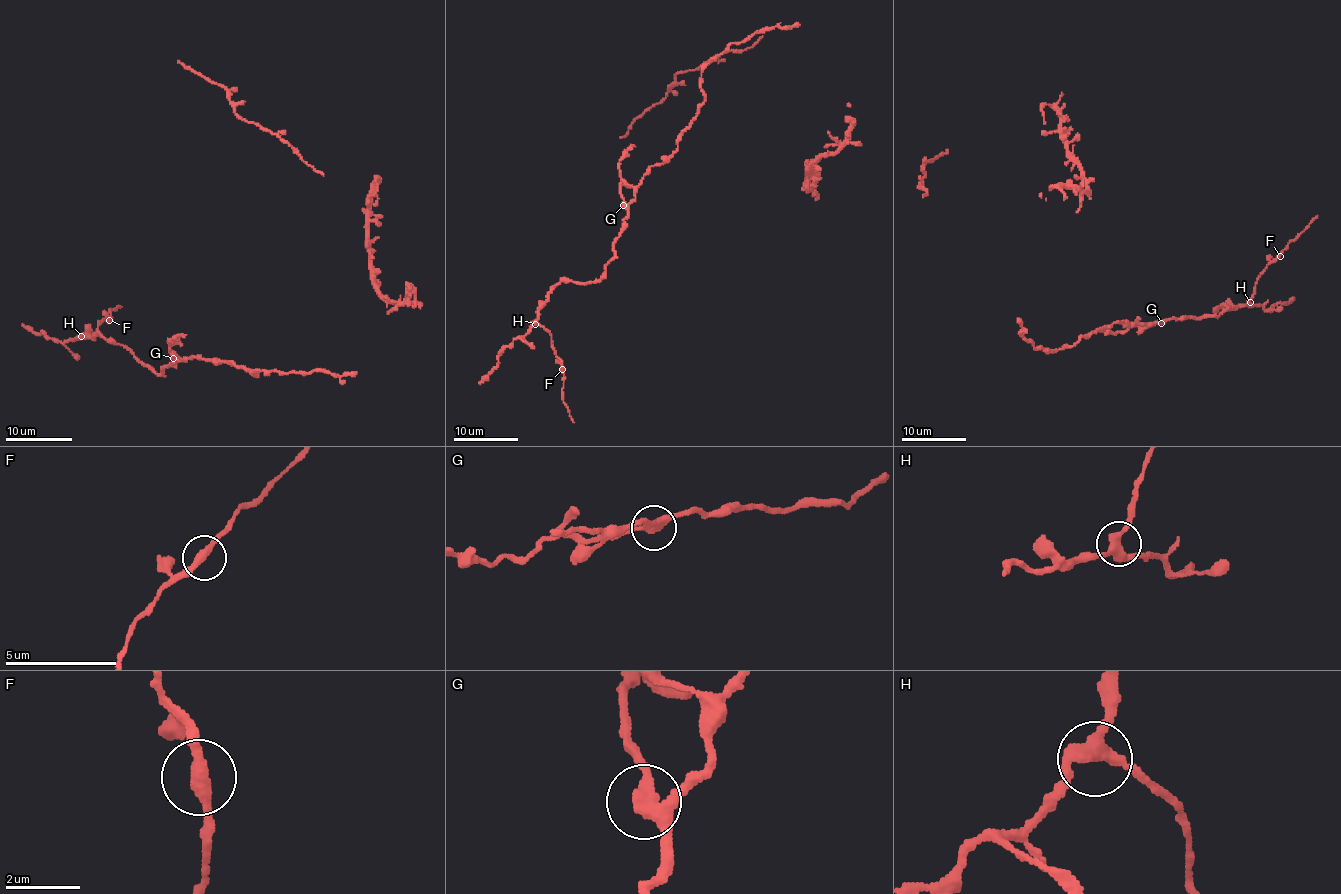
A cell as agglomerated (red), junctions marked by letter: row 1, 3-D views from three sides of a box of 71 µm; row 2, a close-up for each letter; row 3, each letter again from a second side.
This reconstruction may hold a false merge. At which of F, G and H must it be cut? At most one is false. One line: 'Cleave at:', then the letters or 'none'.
Cleave at: G

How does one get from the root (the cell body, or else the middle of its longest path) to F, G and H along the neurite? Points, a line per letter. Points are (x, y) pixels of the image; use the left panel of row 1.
F: (348, 373), (254, 376), (229, 362), (194, 356), (162, 367), (162, 375), (122, 344), (83, 337), (109, 320)
G: (348, 373), (271, 370), (254, 371), (254, 376), (257, 373), (229, 362), (194, 356), (185, 361), (173, 358)
H: (348, 373), (254, 376), (229, 362), (194, 356), (162, 367), (162, 375), (122, 344), (81, 336)

